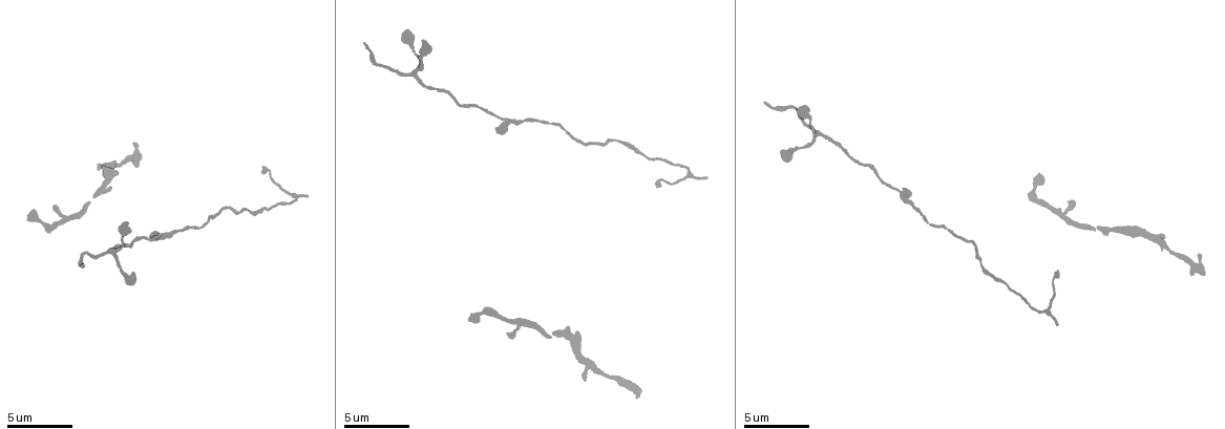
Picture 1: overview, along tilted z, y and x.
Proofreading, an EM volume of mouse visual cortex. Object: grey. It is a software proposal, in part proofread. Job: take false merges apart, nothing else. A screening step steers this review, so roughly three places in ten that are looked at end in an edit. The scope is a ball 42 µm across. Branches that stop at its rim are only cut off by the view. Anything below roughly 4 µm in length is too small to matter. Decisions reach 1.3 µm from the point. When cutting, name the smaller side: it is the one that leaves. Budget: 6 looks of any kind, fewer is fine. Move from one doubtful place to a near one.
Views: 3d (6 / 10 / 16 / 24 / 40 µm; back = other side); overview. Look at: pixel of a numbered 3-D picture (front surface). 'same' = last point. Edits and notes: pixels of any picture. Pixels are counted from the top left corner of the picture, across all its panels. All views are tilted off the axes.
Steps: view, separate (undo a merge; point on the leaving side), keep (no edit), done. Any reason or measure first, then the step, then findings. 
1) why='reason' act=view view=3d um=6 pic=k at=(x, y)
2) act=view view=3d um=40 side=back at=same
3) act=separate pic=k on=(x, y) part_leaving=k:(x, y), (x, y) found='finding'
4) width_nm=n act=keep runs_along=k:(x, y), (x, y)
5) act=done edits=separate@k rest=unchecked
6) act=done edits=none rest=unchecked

why='thin neck' act=view view=3d um=10 pic=1 at=(205, 226)

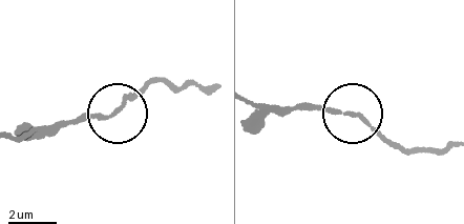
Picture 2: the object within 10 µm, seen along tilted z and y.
width_nm=150 act=keep runs_along=2:(206, 87), (147, 82), (113, 113), (54, 125) found='all the same cell'

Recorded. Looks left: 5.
why='side arm on a straight run' act=view view=3d um=10 pic=1 at=(159, 234)

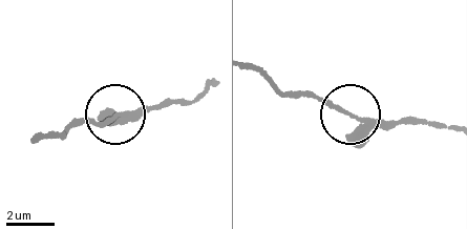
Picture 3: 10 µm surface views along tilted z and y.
why='other side' act=view view=3d um=10 side=back pic=3 at=(350, 114)

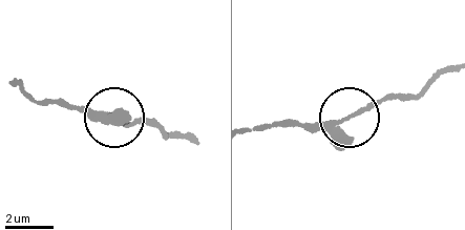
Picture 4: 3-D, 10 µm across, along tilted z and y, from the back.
arms=3 act=keep runs_along=4:(253, 128), (335, 126), (396, 96) found='one cell here'

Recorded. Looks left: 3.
why='arms part here' act=view view=3d um=16 pic=1 at=(108, 177)

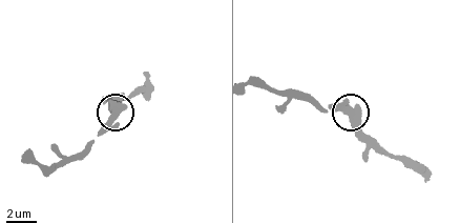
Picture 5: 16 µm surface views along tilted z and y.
arms=3 act=keep found='all the same cell'

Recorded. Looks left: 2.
act=done edits=none rest=unchecked

